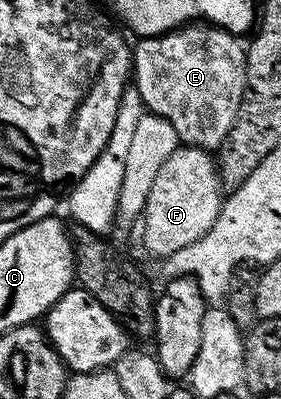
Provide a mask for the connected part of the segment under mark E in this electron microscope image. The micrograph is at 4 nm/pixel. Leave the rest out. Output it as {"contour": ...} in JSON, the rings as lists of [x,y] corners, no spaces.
{"contour":[[[191,22],[183,27],[175,28],[173,32],[166,32],[162,36],[144,36],[135,43],[132,48],[132,84],[138,89],[140,98],[146,112],[155,112],[160,118],[168,118],[168,122],[172,122],[179,141],[183,145],[191,148],[204,148],[207,150],[217,150],[222,147],[224,138],[228,134],[228,130],[232,130],[232,126],[236,122],[236,114],[240,110],[240,102],[244,98],[244,90],[246,89],[246,48],[244,47],[237,35],[232,32],[226,32],[222,28],[215,28],[213,24],[205,22]]]}

